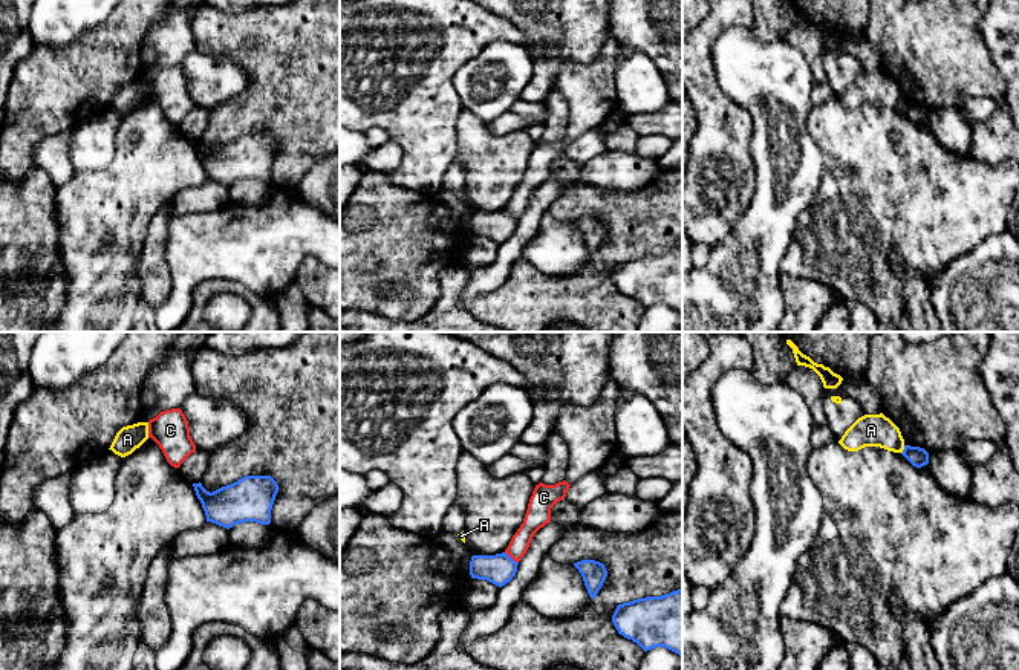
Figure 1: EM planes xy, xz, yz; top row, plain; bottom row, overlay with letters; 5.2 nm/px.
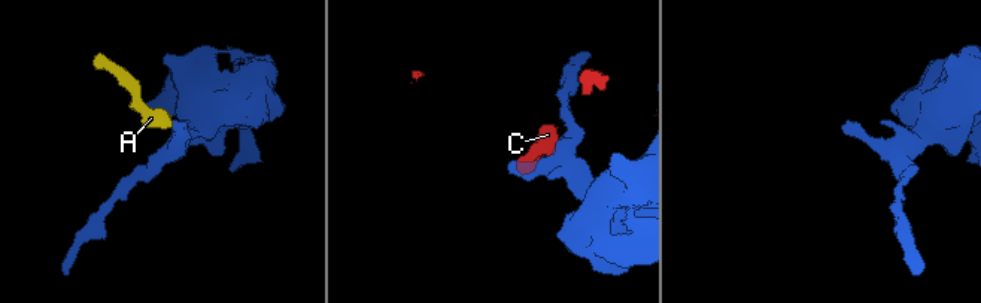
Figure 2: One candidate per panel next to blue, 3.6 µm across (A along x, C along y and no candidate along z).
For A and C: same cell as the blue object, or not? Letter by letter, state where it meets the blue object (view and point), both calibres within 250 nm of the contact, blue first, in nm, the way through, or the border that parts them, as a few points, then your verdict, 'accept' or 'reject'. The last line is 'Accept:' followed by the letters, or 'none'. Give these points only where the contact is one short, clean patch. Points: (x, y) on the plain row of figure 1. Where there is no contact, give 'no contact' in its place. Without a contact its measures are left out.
A: contact yz (903, 107); calibres 100 and 180 nm; border yz (905, 103), (901, 110); reject
C: contact xz (510, 214); calibres 160 and 120 nm; border xz (504, 210), (517, 221); reject
Accept: none

